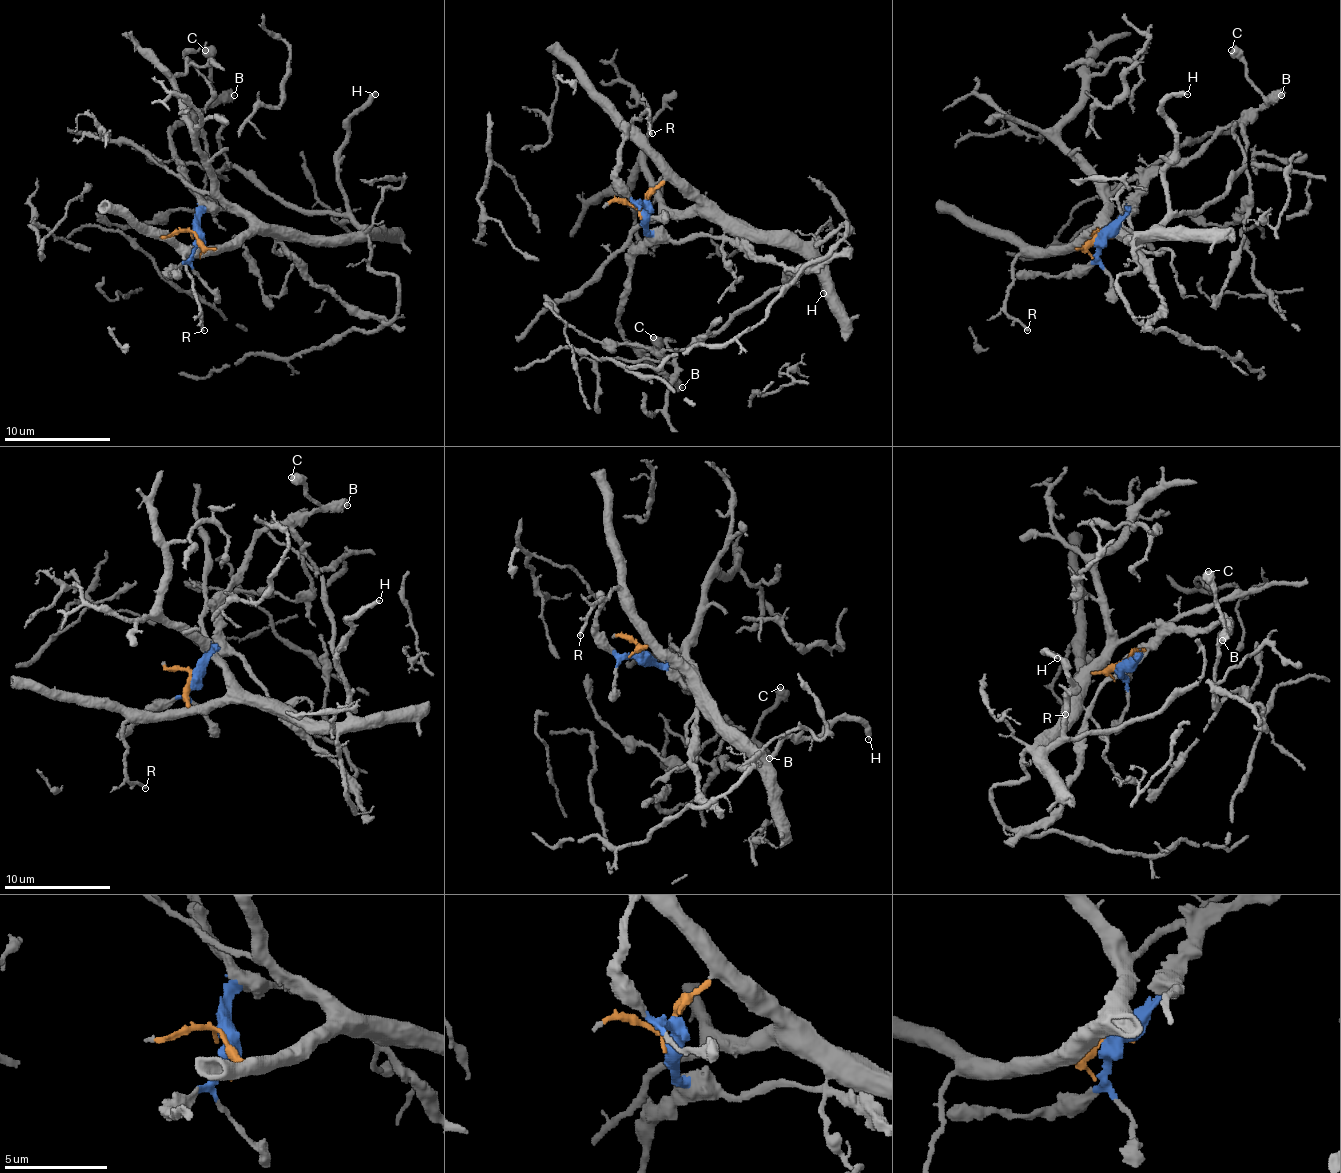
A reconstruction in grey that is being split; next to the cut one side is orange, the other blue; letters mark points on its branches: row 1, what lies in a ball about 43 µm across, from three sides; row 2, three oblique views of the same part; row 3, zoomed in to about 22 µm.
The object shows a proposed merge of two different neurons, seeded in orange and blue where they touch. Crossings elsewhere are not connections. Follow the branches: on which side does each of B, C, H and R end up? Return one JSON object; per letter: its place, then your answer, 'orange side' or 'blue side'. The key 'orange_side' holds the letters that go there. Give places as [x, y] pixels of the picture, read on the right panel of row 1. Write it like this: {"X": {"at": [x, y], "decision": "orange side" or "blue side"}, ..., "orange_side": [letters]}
{"B": {"at": [1281, 95], "decision": "blue side"}, "C": {"at": [1231, 50], "decision": "blue side"}, "H": {"at": [1187, 94], "decision": "orange side"}, "R": {"at": [1027, 330], "decision": "orange side"}, "orange_side": ["H", "R"]}

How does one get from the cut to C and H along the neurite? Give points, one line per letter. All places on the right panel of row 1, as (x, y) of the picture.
C: (1103, 233), (1161, 169), (1185, 164), (1220, 132), (1244, 124), (1266, 103), (1247, 76), (1247, 65), (1231, 49)
H: (1103, 233), (1073, 247), (1095, 233), (1145, 236), (1167, 212), (1164, 177), (1175, 124), (1161, 105), (1188, 95)

